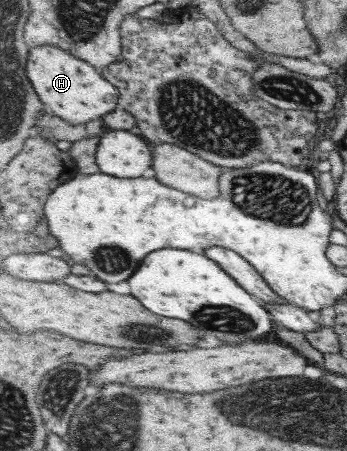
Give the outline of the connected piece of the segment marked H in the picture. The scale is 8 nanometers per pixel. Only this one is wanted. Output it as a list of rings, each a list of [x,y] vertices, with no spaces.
[[[56,45],[31,48],[27,77],[48,111],[72,124],[103,119],[119,106],[117,86],[103,77],[94,65]]]

